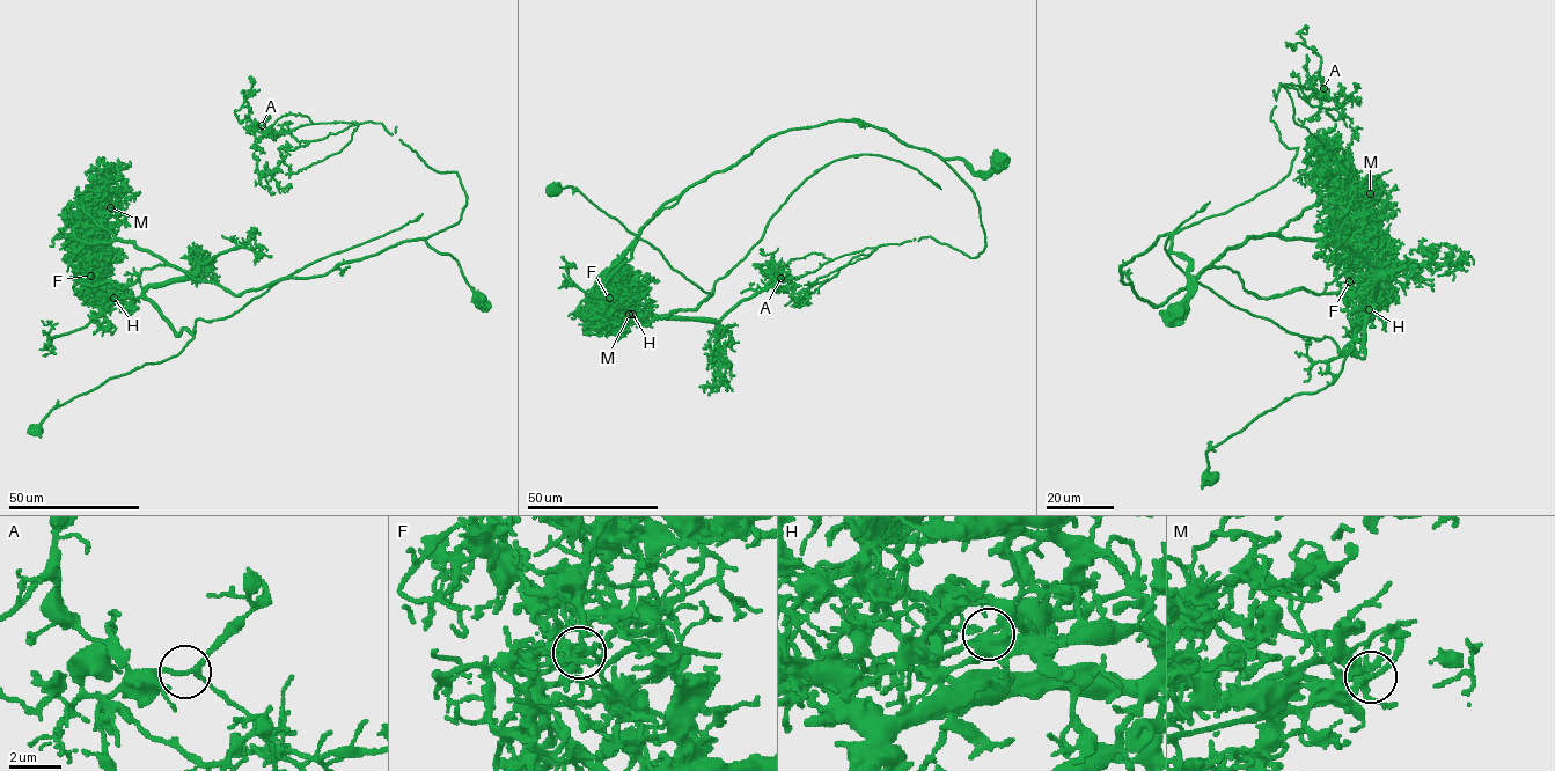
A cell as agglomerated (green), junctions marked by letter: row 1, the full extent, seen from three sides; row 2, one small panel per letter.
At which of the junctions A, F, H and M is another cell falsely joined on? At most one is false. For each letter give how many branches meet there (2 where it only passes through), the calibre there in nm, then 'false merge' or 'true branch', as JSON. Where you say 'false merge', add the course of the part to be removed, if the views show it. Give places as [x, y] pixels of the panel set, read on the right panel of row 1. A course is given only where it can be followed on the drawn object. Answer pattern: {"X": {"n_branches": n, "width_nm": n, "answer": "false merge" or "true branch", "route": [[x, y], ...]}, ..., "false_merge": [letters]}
{"A": {"n_branches": 3, "width_nm": 170, "answer": "true branch"}, "F": {"n_branches": 3, "width_nm": 130, "answer": "true branch"}, "H": {"n_branches": 3, "width_nm": 220, "answer": "false merge", "route": [[1369, 309], [1362, 358], [1231, 305], [1165, 250], [1209, 202]]}, "M": {"n_branches": 3, "width_nm": 200, "answer": "true branch"}, "false_merge": ["H"]}

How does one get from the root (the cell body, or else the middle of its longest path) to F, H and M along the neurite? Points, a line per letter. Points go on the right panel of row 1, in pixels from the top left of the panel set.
F: (1180, 310), (1165, 234), (1121, 267), (1156, 306), (1212, 267), (1261, 298), (1321, 293), (1341, 262), (1349, 281)
H: (1180, 310), (1188, 262), (1165, 234), (1121, 267), (1156, 306), (1227, 267), (1261, 298), (1349, 287), (1369, 309)
M: (1180, 310), (1188, 262), (1160, 236), (1121, 267), (1156, 306), (1322, 191), (1371, 193)

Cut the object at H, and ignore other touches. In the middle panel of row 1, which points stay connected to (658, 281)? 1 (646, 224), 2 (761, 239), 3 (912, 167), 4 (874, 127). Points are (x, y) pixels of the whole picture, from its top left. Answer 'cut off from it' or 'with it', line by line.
1: with it
2: cut off from it
3: cut off from it
4: with it

